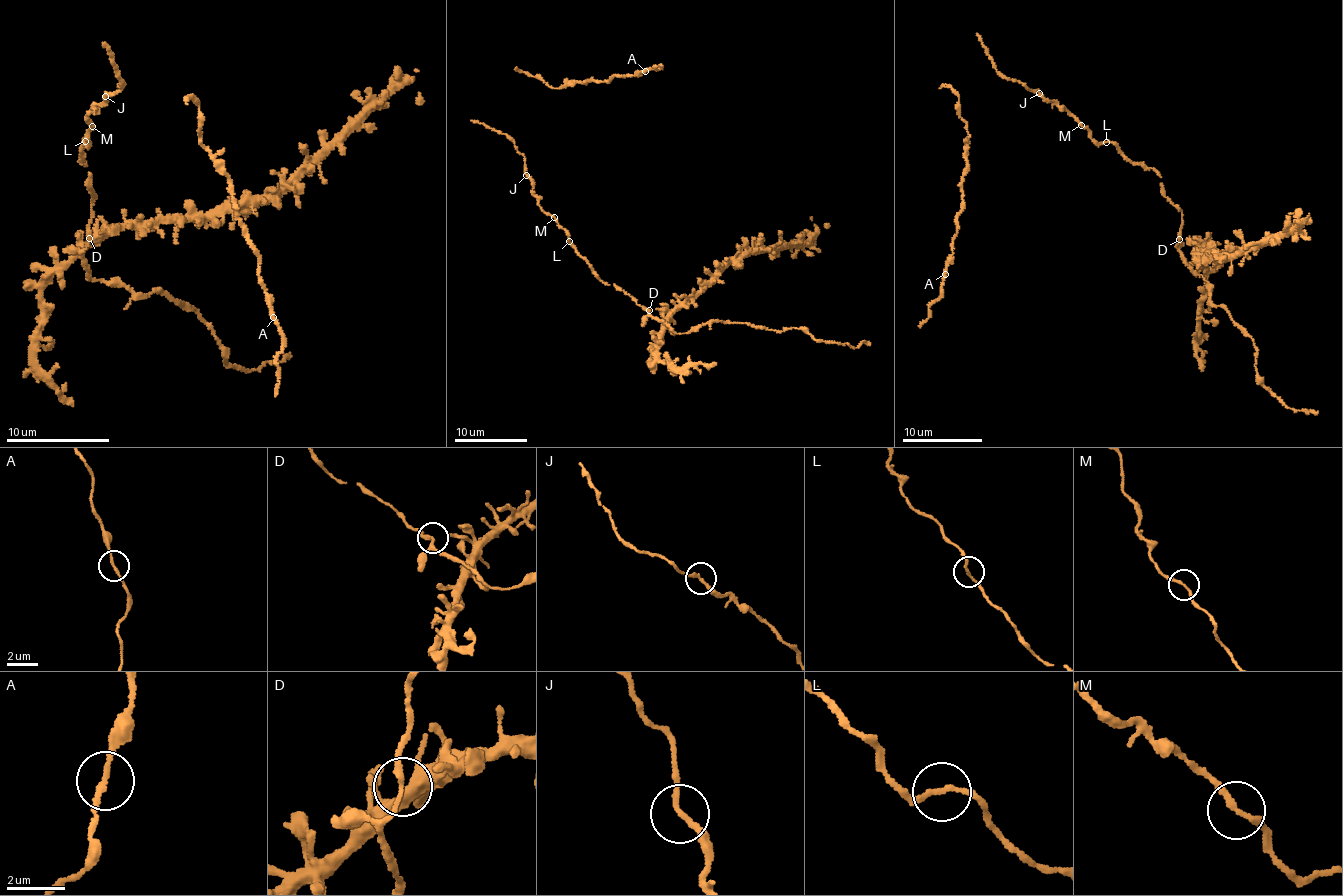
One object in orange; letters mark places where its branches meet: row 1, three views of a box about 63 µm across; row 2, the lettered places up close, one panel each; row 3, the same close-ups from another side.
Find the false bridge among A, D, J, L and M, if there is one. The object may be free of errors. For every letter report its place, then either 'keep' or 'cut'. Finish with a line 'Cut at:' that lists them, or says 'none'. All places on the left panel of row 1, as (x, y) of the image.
A: (273, 317) | keep
D: (89, 238) | keep
J: (105, 96) | keep
L: (85, 141) | keep
M: (92, 126) | keep
Cut at: none

